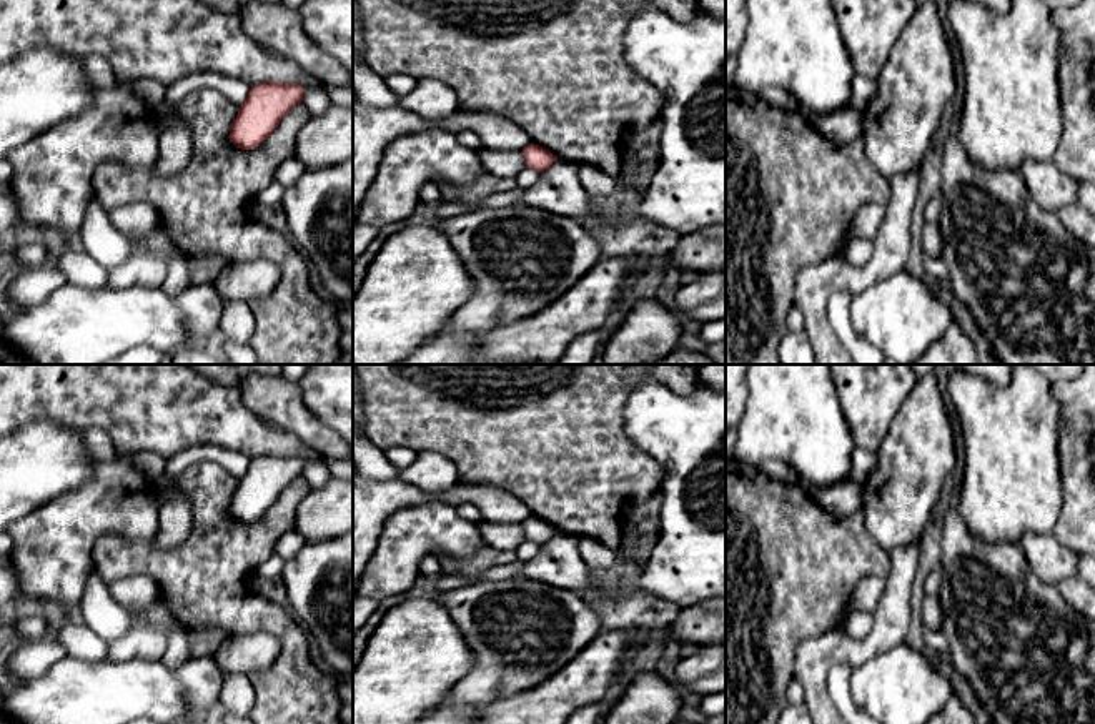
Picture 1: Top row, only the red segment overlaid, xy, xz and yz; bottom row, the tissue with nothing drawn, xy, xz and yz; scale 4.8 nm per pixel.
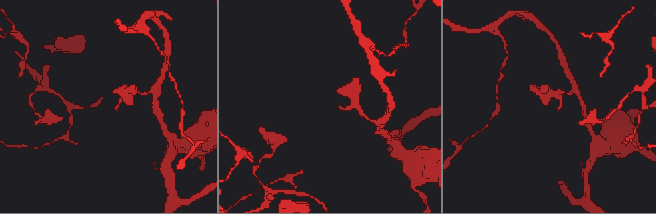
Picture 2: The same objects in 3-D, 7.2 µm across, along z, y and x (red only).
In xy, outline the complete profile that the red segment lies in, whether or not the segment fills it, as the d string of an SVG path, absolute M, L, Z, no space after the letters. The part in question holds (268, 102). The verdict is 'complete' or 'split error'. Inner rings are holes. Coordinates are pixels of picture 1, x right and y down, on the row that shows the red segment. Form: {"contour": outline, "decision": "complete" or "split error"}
{"contour": "M261 82L250 88L230 128L230 141L241 150L260 146L278 123L303 102L305 88L296 83Z", "decision": "complete"}

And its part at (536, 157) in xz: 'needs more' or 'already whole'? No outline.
already whole

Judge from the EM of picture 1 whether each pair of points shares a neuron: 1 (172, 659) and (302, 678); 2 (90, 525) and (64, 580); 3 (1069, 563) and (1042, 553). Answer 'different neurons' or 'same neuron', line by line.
1: different neurons
2: same neuron
3: same neuron

